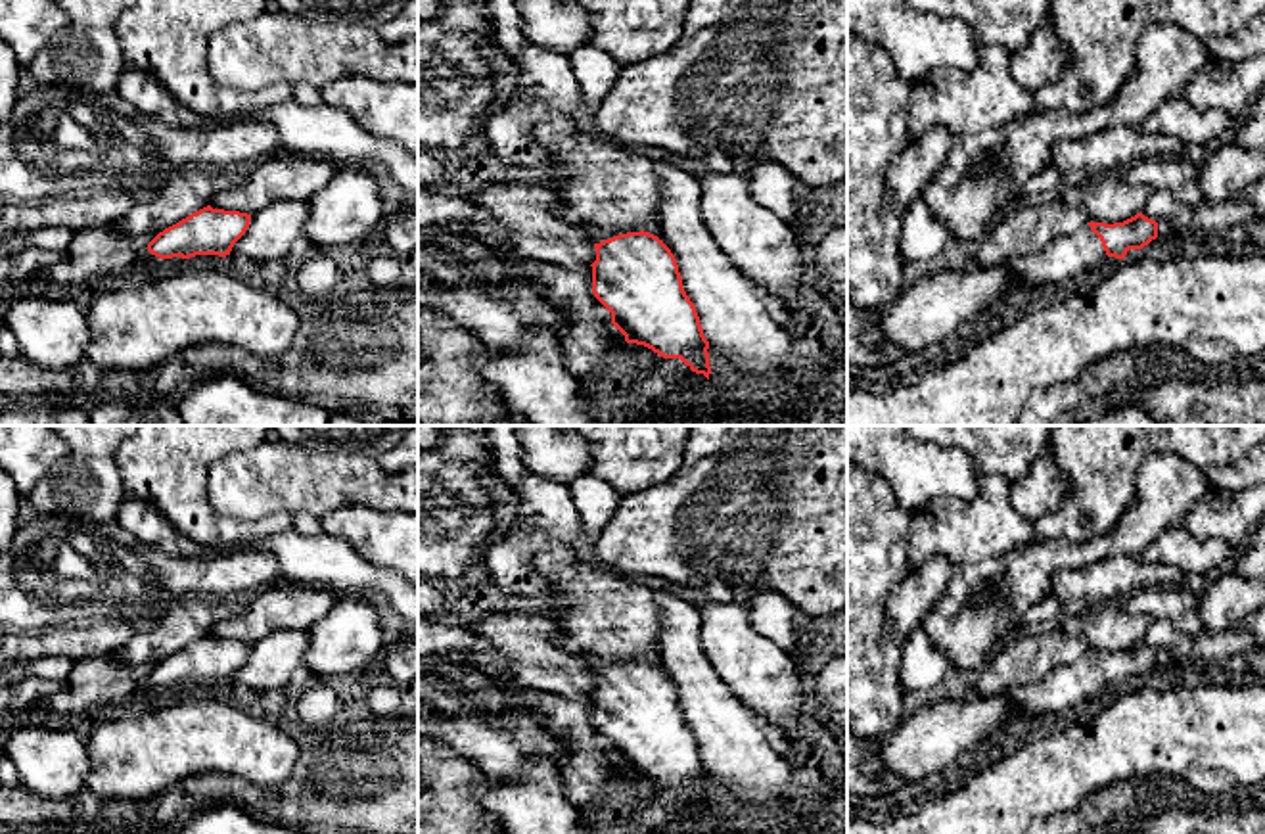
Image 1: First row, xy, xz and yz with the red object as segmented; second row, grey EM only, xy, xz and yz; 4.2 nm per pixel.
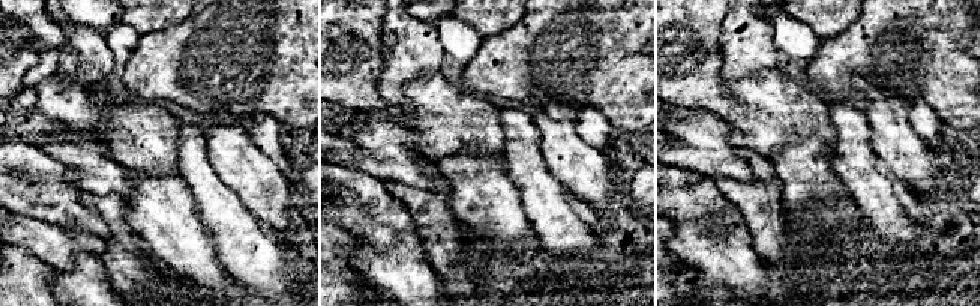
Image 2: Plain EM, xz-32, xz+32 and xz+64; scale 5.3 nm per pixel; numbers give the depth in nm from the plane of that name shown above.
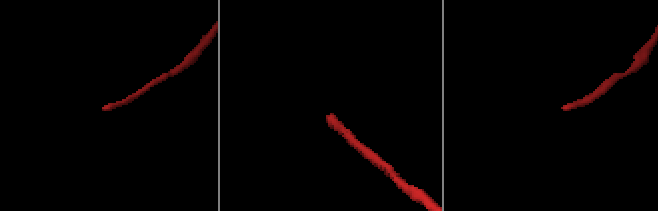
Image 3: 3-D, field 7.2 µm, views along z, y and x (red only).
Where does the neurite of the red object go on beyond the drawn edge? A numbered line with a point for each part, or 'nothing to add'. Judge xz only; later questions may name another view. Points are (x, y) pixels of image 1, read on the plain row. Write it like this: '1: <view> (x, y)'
1: xz (597, 664)

